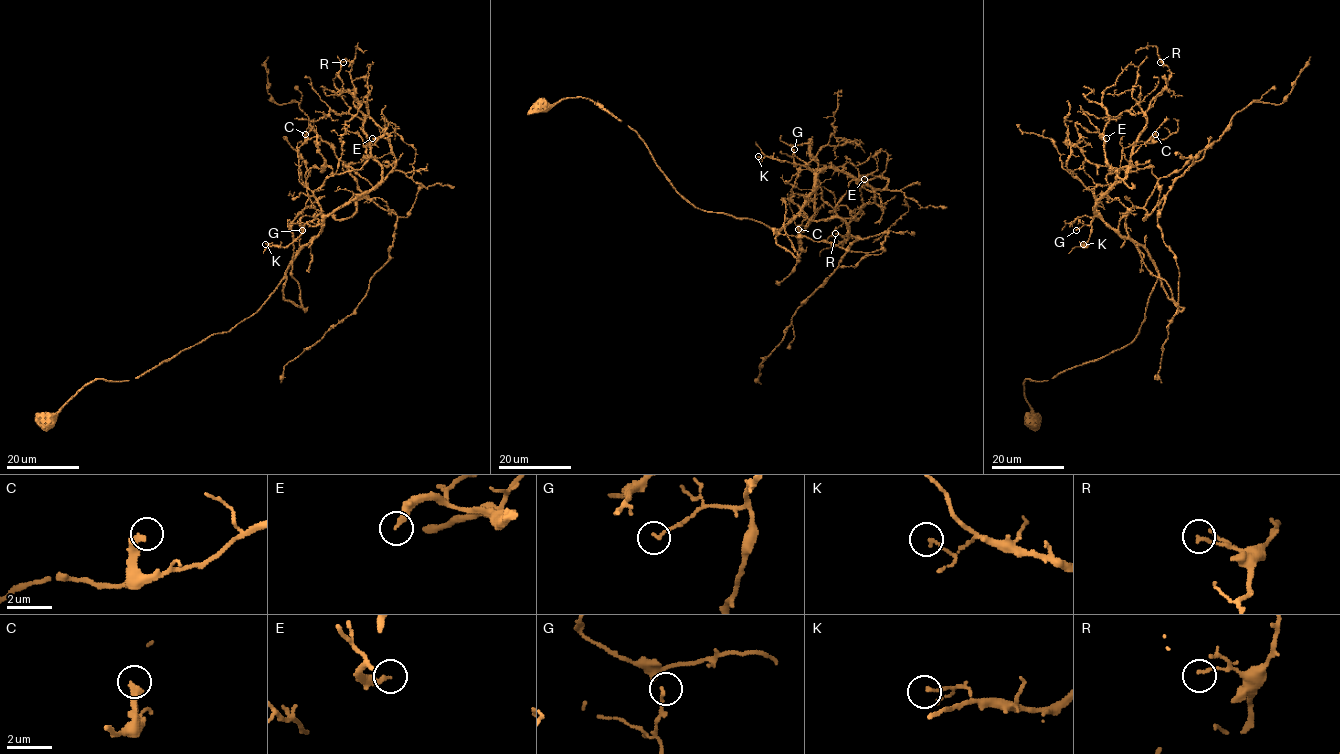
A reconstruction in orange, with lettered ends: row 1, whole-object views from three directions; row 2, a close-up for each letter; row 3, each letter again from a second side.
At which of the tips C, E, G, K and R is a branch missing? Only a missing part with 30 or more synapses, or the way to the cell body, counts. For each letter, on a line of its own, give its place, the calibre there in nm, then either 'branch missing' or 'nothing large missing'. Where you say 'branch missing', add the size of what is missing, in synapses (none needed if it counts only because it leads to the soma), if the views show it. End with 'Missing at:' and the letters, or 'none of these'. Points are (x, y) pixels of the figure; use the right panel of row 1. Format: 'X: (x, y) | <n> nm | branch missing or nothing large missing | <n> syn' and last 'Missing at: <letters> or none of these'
C: (1155, 134) | 340 nm | nothing large missing
E: (1106, 138) | 220 nm | nothing large missing
G: (1076, 230) | 130 nm | nothing large missing
K: (1083, 244) | 130 nm | nothing large missing
R: (1160, 62) | 140 nm | nothing large missing
Missing at: none of these

